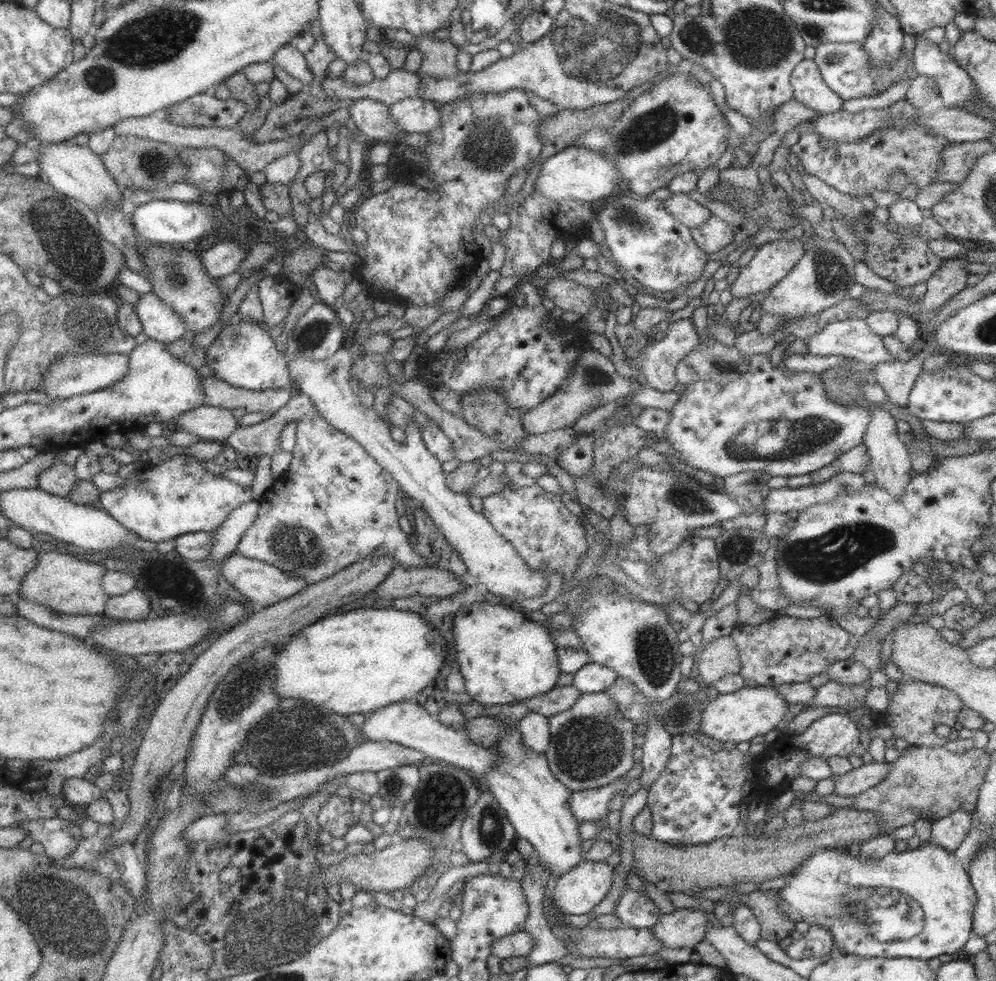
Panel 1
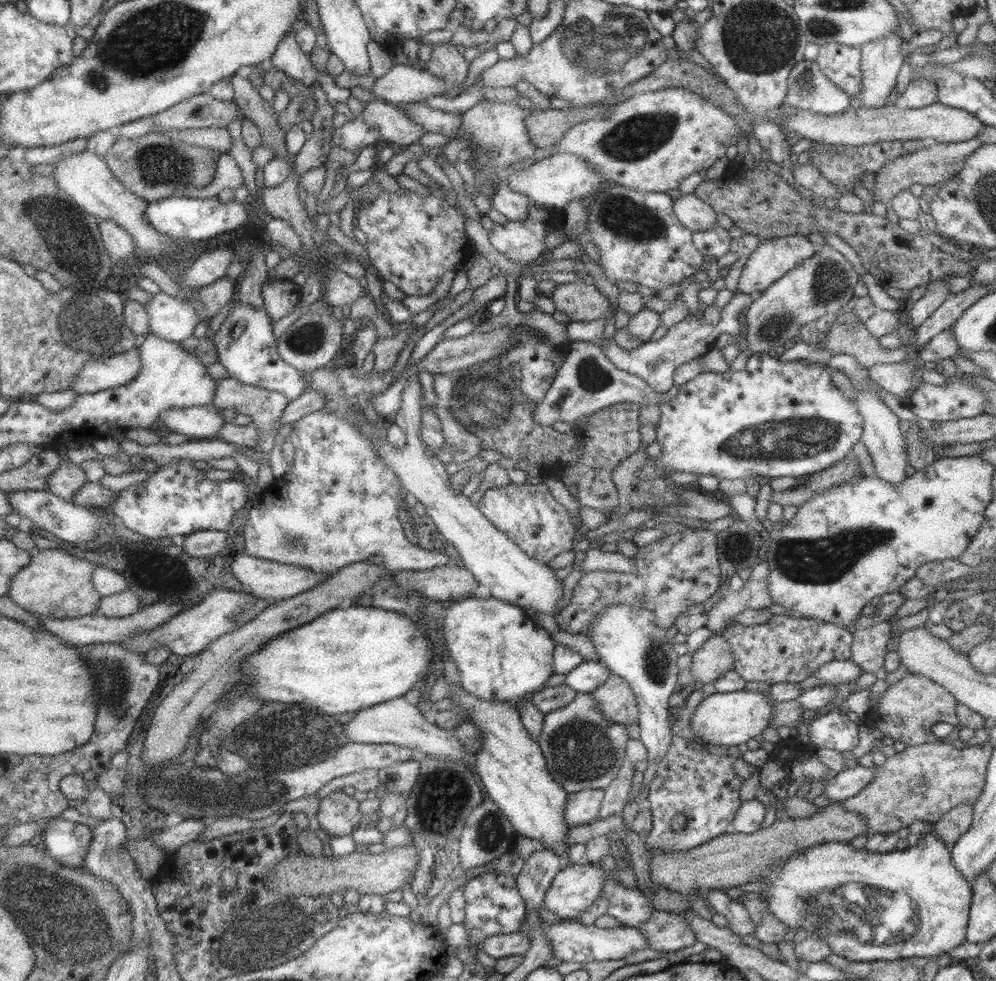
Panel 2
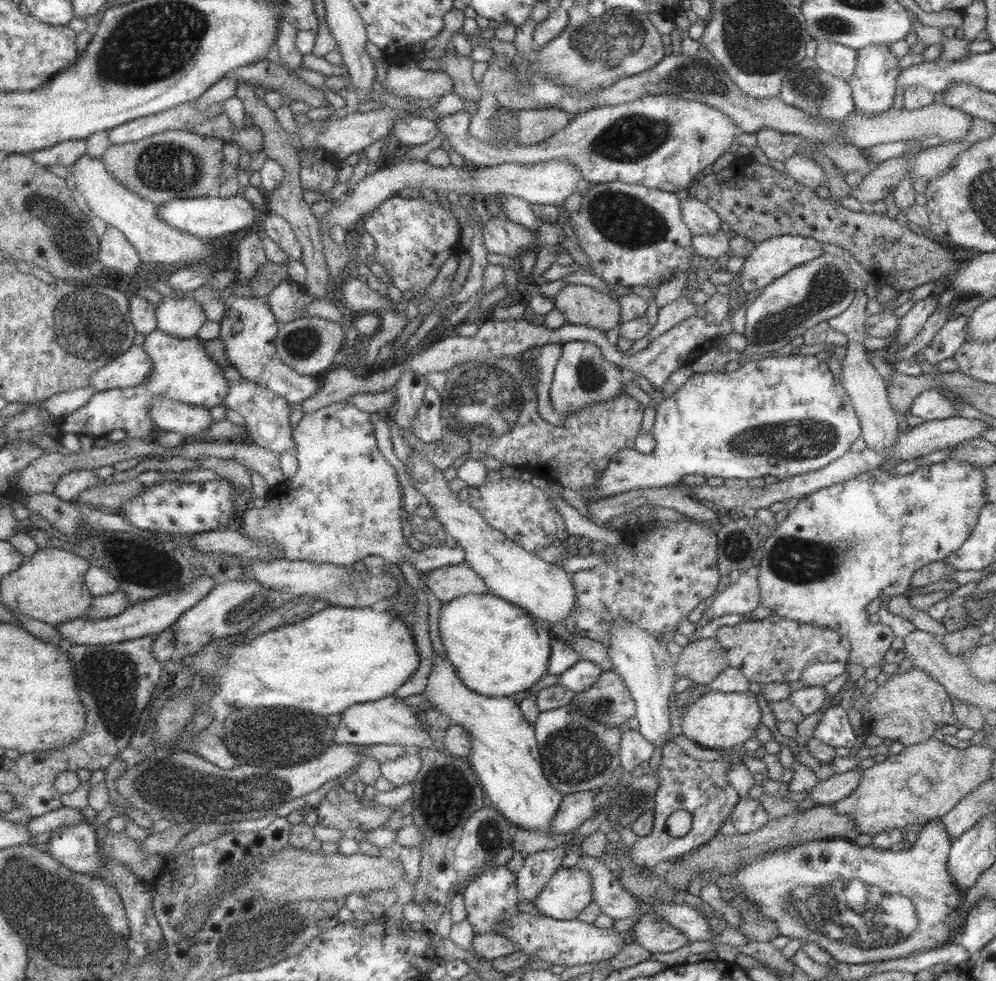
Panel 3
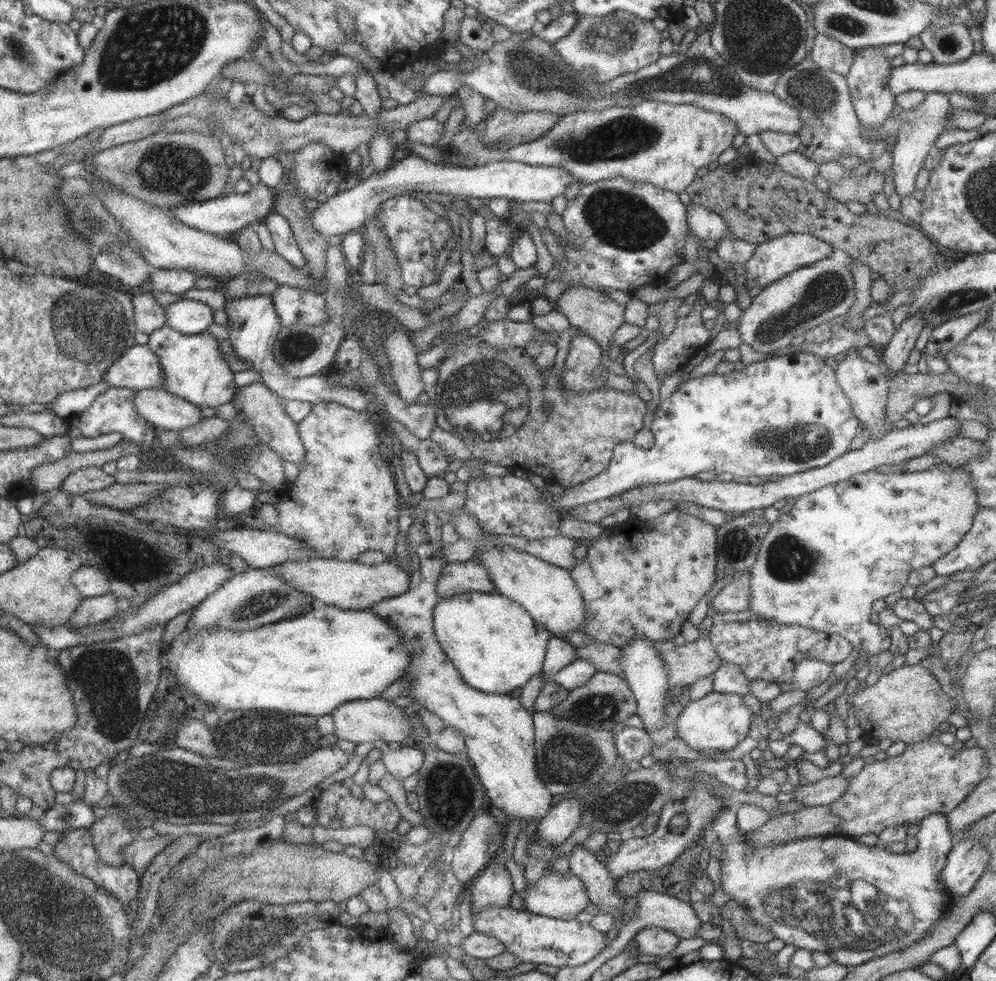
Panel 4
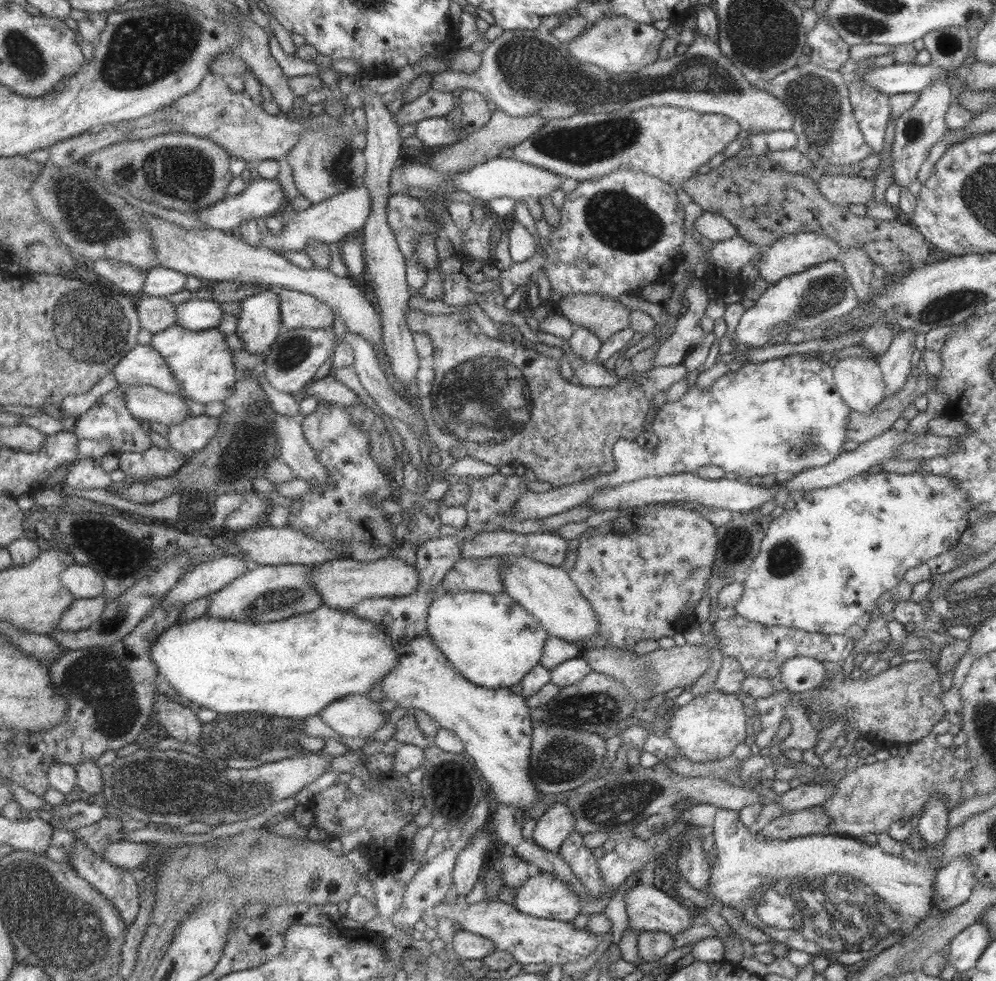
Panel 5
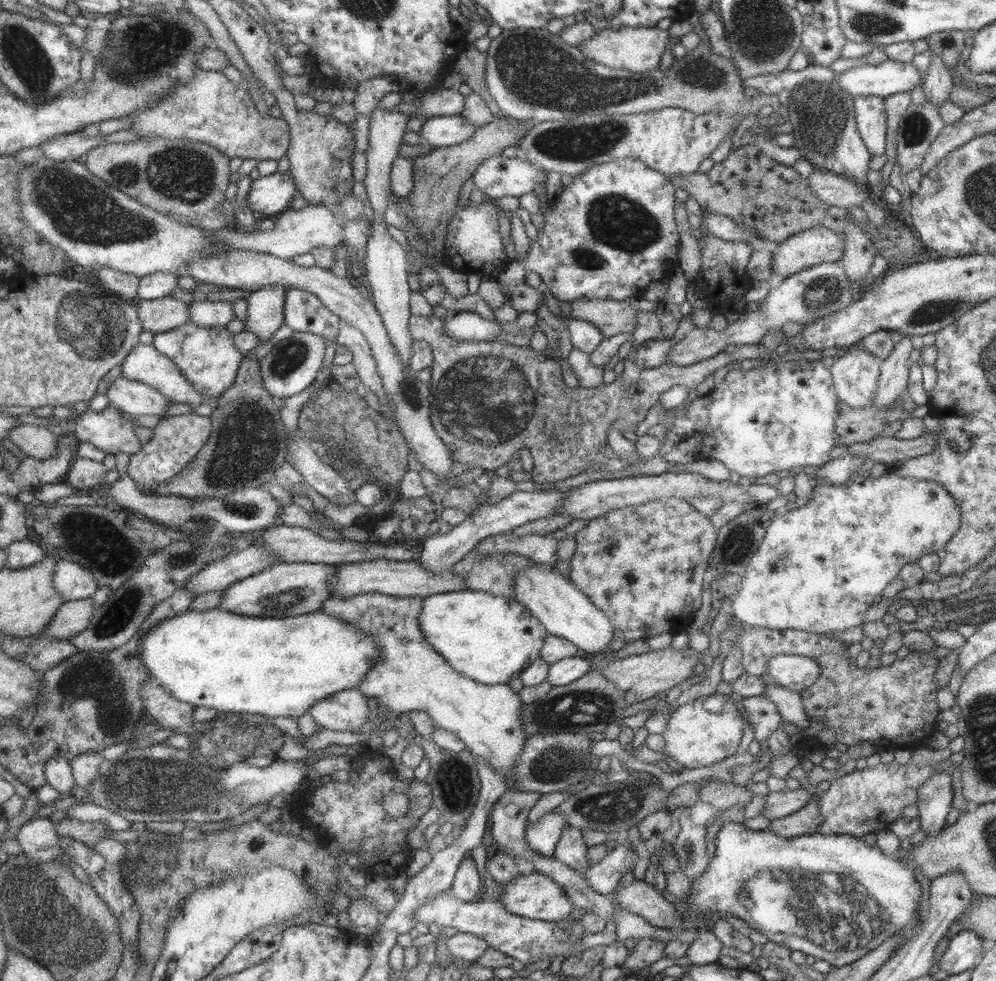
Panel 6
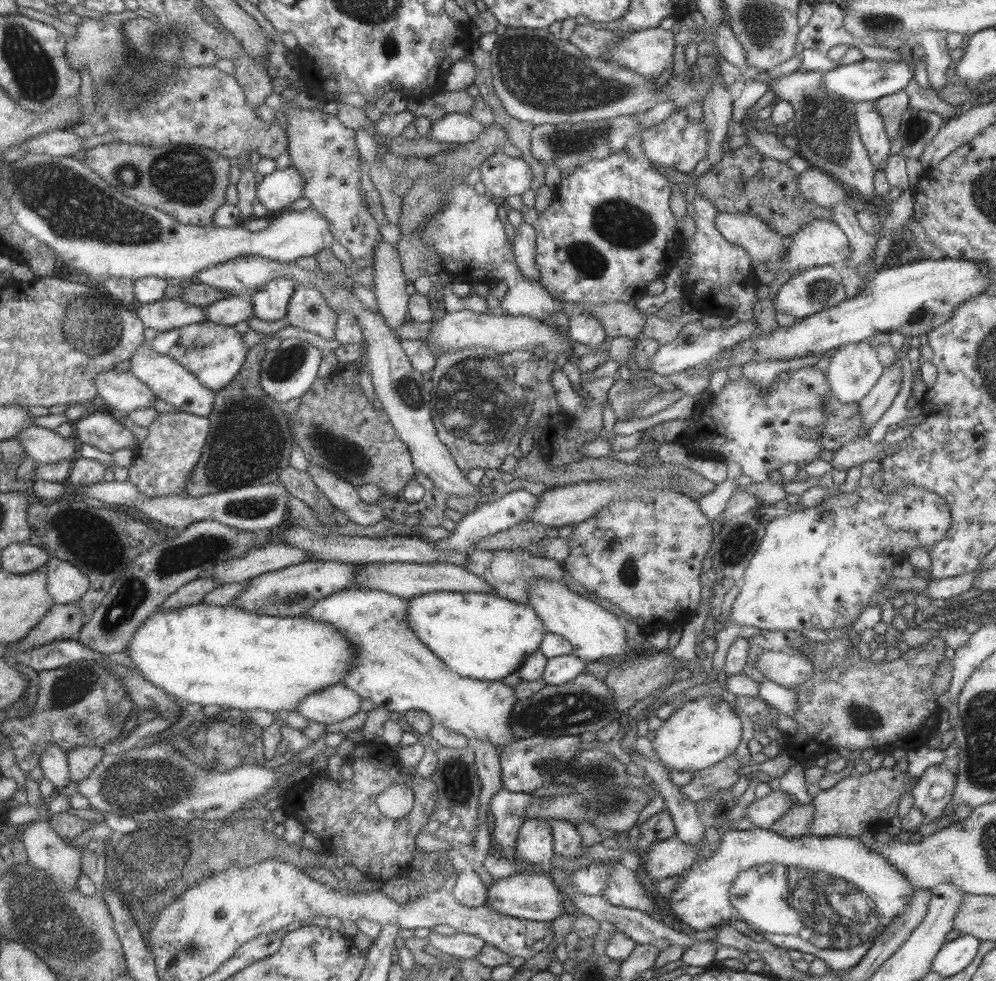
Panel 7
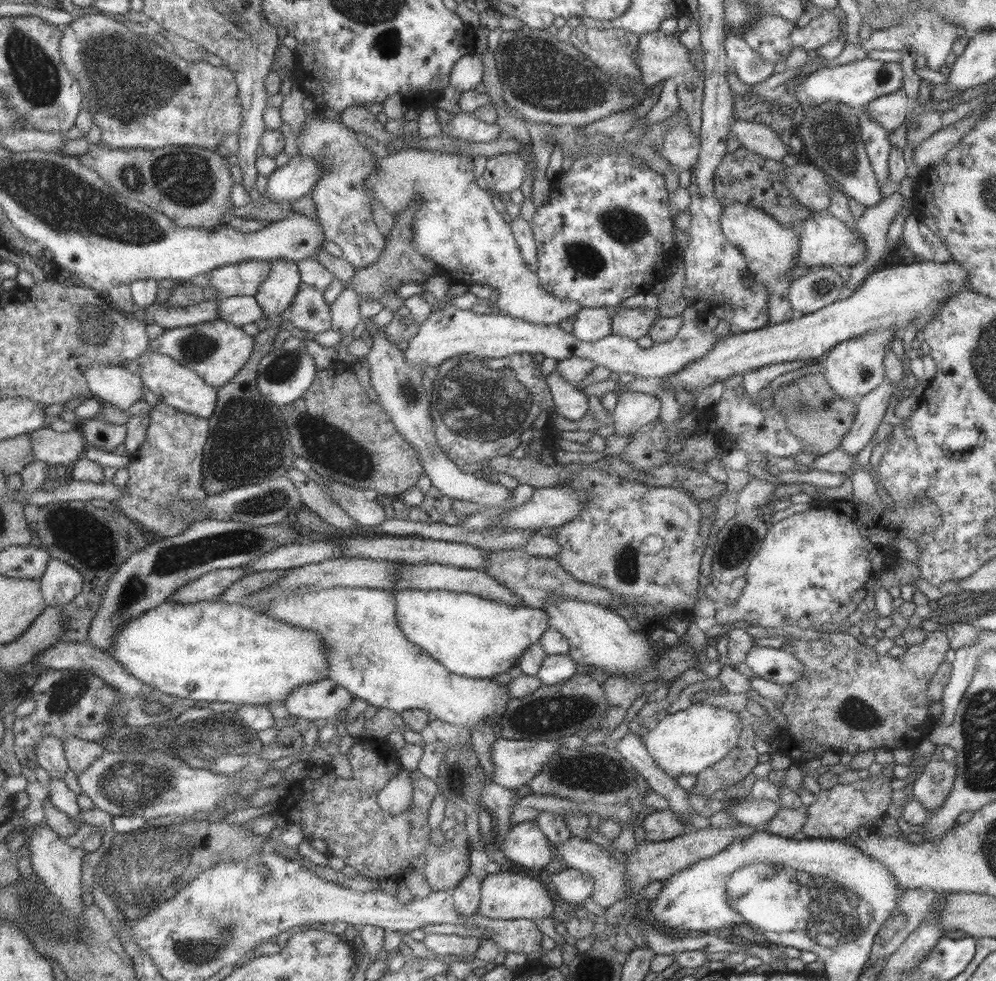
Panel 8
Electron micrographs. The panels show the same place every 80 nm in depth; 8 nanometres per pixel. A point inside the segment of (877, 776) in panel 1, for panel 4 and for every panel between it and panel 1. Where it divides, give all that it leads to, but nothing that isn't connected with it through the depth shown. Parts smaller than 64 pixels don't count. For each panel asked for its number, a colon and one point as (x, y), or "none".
2: (845, 784)
3: (838, 786)
4: (823, 792)

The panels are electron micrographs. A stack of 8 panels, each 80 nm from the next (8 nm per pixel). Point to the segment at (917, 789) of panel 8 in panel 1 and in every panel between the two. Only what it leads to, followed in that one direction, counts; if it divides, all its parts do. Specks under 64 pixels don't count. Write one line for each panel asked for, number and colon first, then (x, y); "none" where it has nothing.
1: (918, 903)
2: (867, 906)
3: (861, 904)
4: (833, 894)
5: (872, 899)
6: (933, 803)
7: (932, 792)

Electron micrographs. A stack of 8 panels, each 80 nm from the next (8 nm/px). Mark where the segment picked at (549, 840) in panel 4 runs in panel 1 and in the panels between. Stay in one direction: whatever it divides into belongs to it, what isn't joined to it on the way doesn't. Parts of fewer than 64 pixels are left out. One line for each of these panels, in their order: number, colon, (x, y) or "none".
1: (587, 805)
2: (581, 807)
3: (575, 808)

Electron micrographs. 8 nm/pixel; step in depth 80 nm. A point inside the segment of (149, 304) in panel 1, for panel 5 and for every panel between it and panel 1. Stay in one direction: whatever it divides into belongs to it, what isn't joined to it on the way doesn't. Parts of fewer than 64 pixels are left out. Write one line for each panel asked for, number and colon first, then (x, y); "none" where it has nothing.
2: (169, 318)
3: (182, 318)
4: (186, 316)
5: (195, 314)

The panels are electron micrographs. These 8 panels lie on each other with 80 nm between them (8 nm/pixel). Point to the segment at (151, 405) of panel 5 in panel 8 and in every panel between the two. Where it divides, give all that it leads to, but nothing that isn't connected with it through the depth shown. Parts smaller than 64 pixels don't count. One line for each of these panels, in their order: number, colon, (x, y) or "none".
6: (132, 398)
7: (122, 392)
8: (112, 385)

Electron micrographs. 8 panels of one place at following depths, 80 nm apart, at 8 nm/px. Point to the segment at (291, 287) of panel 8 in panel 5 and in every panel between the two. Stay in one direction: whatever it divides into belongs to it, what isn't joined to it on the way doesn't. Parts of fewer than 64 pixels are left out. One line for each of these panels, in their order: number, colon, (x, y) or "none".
5: (258, 324)
6: (264, 308)
7: (269, 303)

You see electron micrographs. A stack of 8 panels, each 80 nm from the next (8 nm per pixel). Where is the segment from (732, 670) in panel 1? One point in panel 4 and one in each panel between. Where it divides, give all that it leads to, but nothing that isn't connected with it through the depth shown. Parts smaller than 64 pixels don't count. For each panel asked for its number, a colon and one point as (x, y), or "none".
2: (713, 658)
3: (701, 661)
4: (693, 661)

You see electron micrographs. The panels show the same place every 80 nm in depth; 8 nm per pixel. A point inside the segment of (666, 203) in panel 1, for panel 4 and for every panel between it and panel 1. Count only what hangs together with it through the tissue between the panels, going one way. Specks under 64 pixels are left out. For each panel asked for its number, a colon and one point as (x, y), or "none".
2: (691, 212)
3: (700, 219)
4: (704, 224)

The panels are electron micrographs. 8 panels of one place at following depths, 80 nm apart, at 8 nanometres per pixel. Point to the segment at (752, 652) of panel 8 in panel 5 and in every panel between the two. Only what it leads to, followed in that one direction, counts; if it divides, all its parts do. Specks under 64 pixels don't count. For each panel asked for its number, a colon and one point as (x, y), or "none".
5: (802, 673)
6: (793, 672)
7: (789, 669)

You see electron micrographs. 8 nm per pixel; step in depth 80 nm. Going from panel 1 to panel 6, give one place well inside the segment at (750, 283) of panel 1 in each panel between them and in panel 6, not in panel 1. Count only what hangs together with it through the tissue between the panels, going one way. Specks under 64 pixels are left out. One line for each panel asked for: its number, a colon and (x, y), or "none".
2: (772, 258)
3: (769, 259)
4: (771, 260)
5: (793, 253)
6: (798, 252)

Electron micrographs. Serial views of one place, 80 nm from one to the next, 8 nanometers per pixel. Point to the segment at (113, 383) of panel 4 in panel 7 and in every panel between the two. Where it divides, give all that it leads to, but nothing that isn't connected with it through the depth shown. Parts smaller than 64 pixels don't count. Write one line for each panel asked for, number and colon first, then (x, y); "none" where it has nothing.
5: (141, 365)
6: (143, 363)
7: (169, 381)

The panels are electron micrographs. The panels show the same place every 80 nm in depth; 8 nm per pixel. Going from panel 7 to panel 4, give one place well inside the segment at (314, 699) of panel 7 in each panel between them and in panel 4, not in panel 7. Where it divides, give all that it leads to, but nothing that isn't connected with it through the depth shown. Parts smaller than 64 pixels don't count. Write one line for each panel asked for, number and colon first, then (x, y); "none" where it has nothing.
4: (357, 721)
5: (354, 716)
6: (347, 709)

